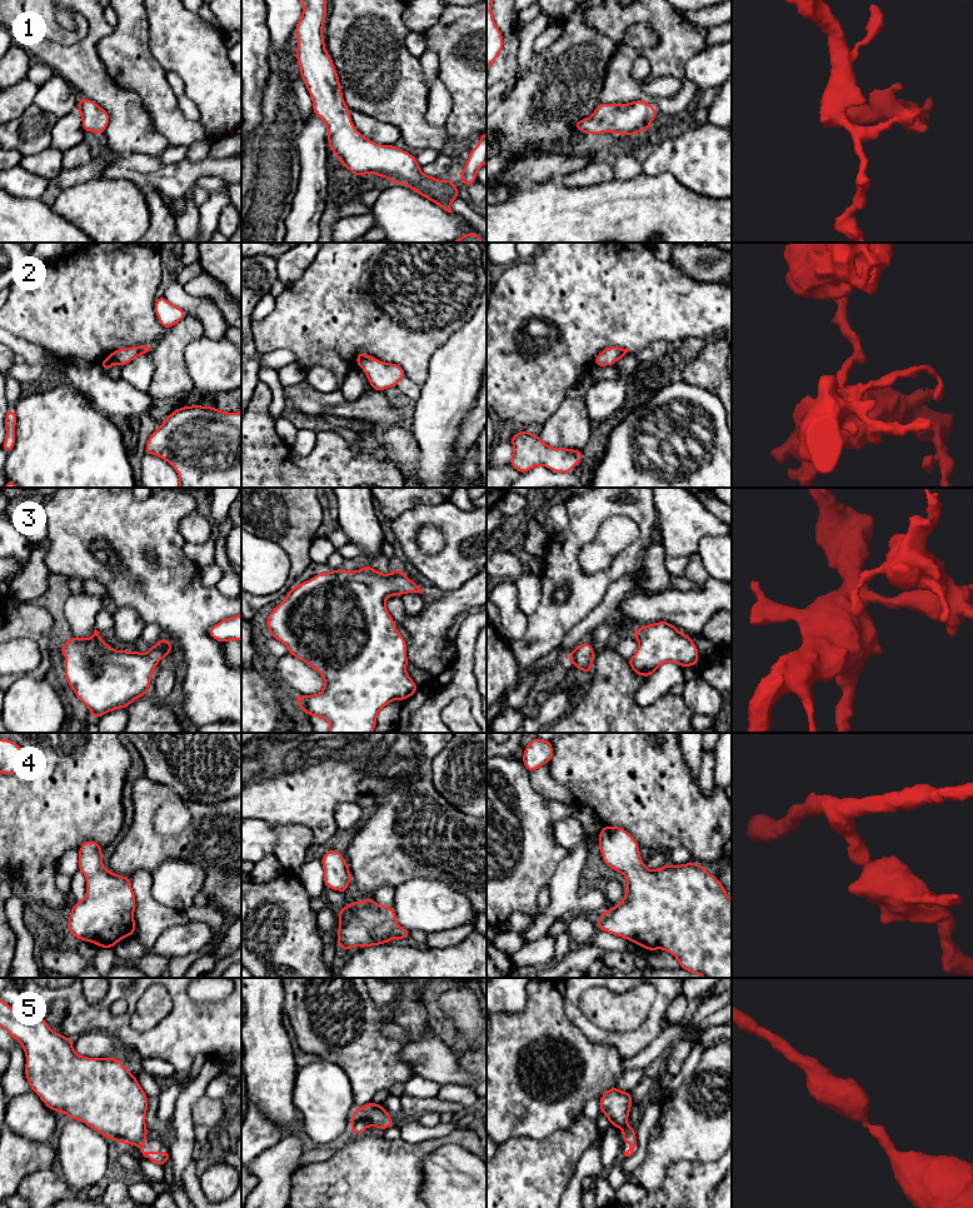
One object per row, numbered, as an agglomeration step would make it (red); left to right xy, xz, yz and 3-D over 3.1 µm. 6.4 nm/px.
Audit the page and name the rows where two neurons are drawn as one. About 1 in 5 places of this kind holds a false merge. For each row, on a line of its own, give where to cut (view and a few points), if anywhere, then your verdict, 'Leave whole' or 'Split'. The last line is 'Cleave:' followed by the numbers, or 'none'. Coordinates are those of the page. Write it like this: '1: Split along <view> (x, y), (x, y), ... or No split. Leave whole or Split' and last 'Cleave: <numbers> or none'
1: No split. Leave whole
2: No split. Leave whole
3: No split. Leave whole
4: No split. Leave whole
5: No split. Leave whole
Cleave: none

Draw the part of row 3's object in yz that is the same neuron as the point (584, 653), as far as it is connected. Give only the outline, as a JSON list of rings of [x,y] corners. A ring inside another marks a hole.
[[[580,643],[569,655],[568,662],[577,665],[580,672],[592,672],[594,650],[592,644]]]

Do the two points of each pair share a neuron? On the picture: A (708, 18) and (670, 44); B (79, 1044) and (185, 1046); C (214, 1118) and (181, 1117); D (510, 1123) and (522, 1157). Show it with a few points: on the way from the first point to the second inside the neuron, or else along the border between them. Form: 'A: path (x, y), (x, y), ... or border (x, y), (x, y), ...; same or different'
A: border (678, 13), (688, 23), (707, 29); different
B: border (91, 1031), (108, 1033), (120, 1048); different
C: border (204, 1094), (193, 1107), (194, 1124); different
D: border (545, 1137), (539, 1139), (513, 1137), (499, 1143); different

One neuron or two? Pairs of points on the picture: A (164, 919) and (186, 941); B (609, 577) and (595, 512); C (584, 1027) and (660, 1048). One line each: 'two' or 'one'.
A: two
B: one
C: two

